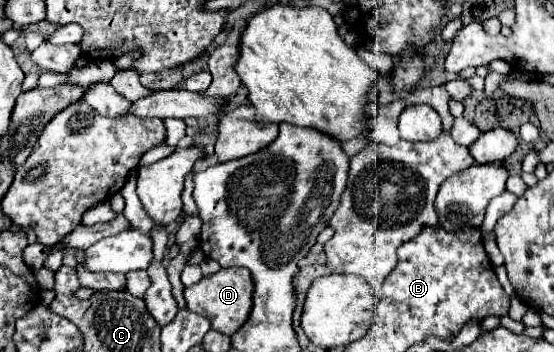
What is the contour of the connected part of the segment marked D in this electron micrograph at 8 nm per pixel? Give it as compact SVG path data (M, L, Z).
M228 267L220 269L214 275L202 277L196 285L184 289L186 307L198 315L210 319L212 329L224 335L234 335L248 319L252 311L252 277L250 271L244 267Z

